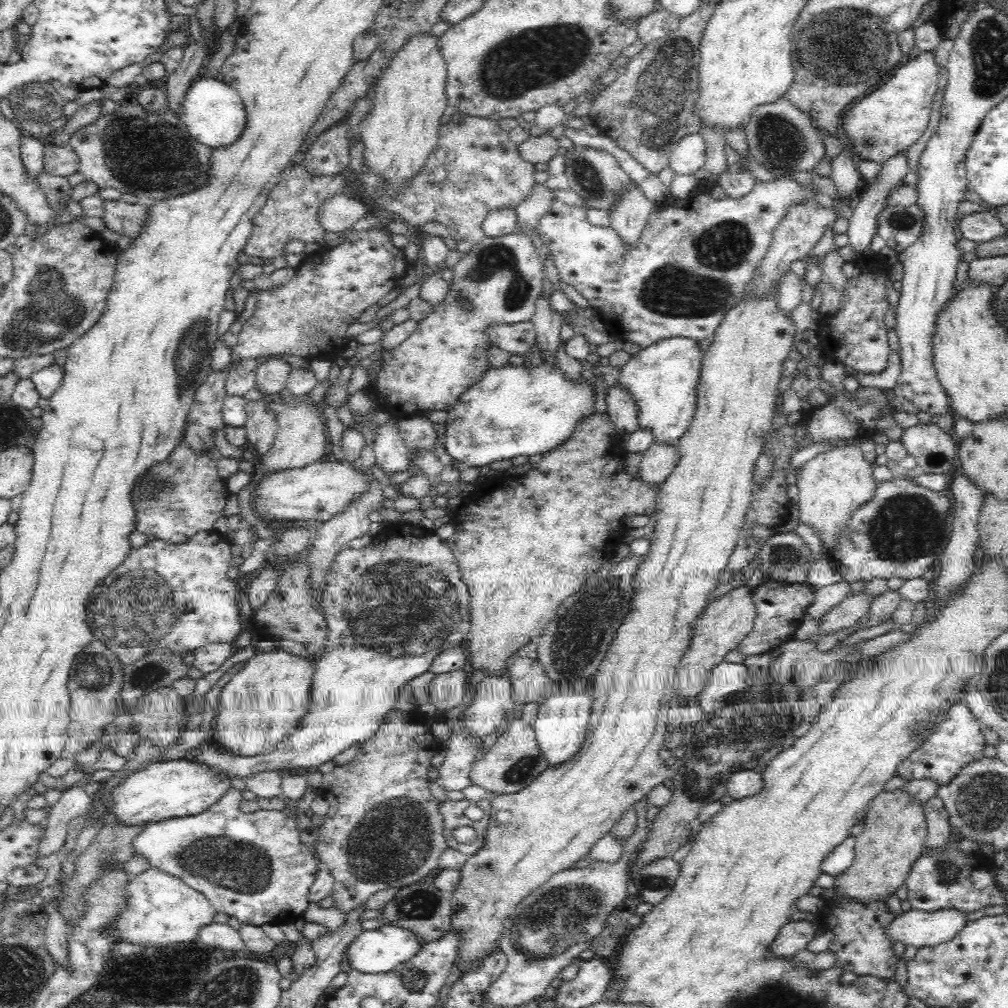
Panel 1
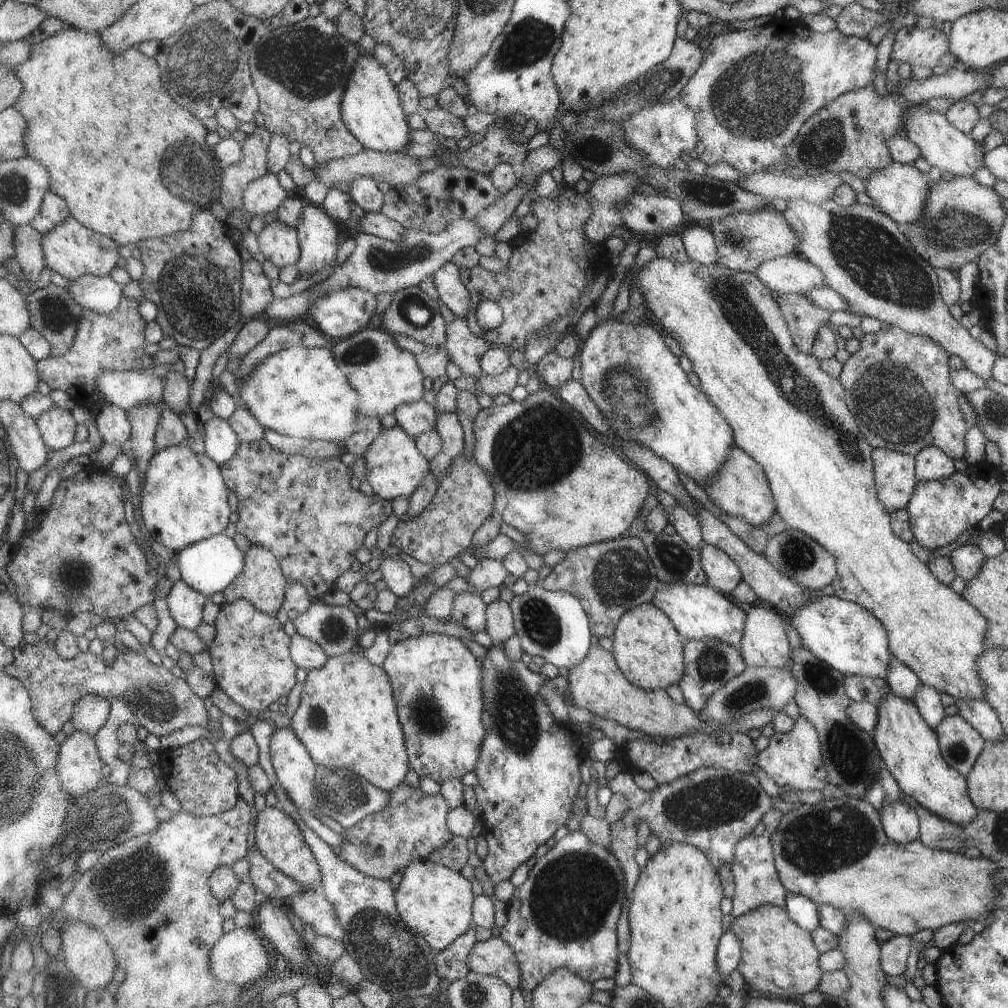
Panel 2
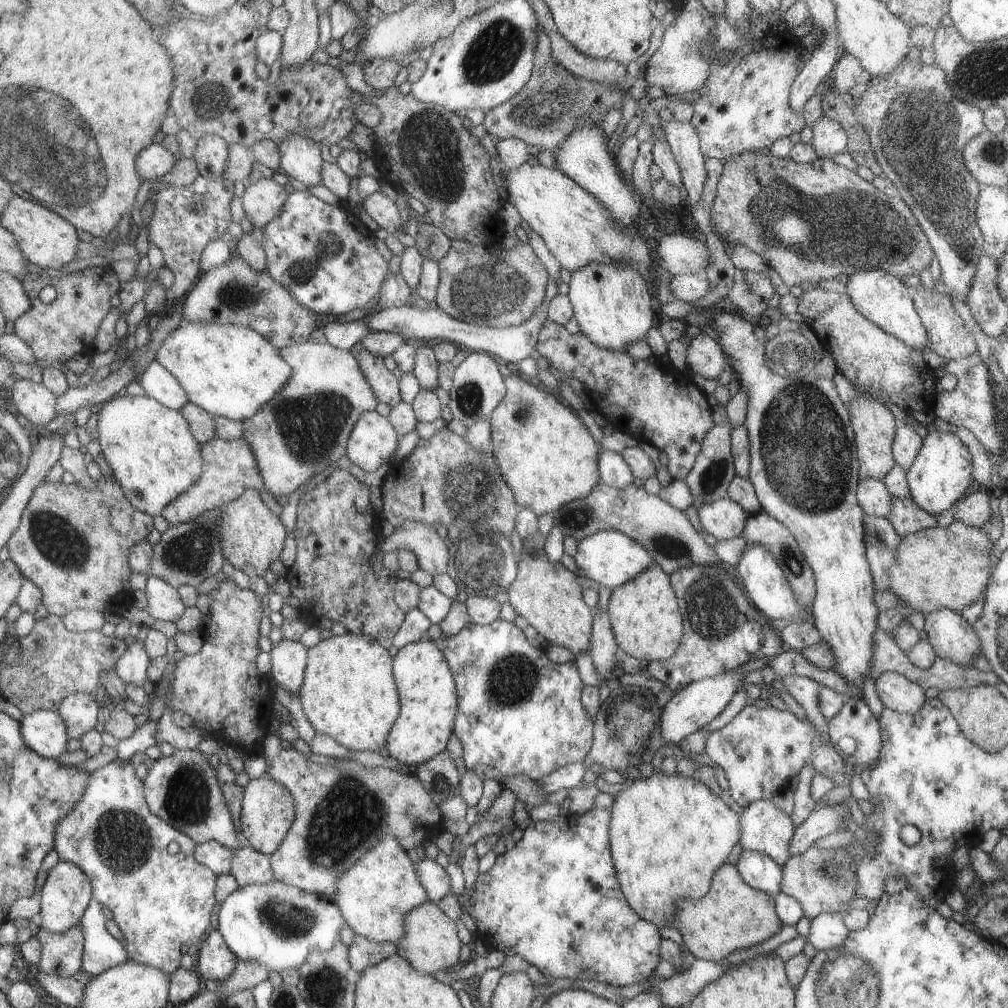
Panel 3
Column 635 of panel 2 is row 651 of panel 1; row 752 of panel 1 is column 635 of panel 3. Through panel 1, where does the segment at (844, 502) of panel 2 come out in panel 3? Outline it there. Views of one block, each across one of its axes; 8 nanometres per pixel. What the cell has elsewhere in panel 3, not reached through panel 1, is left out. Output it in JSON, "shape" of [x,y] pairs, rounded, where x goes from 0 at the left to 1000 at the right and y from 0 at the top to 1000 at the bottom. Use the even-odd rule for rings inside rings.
{"shape":[[[519,161],[511,169],[502,168],[501,188],[503,200],[537,236],[557,267],[568,272],[586,260],[616,265],[626,262],[636,274],[644,274],[644,280],[648,281],[648,270],[642,270],[646,264],[646,252],[640,236],[624,224],[616,224],[608,218],[604,208],[588,192],[570,183],[555,168]]]}

